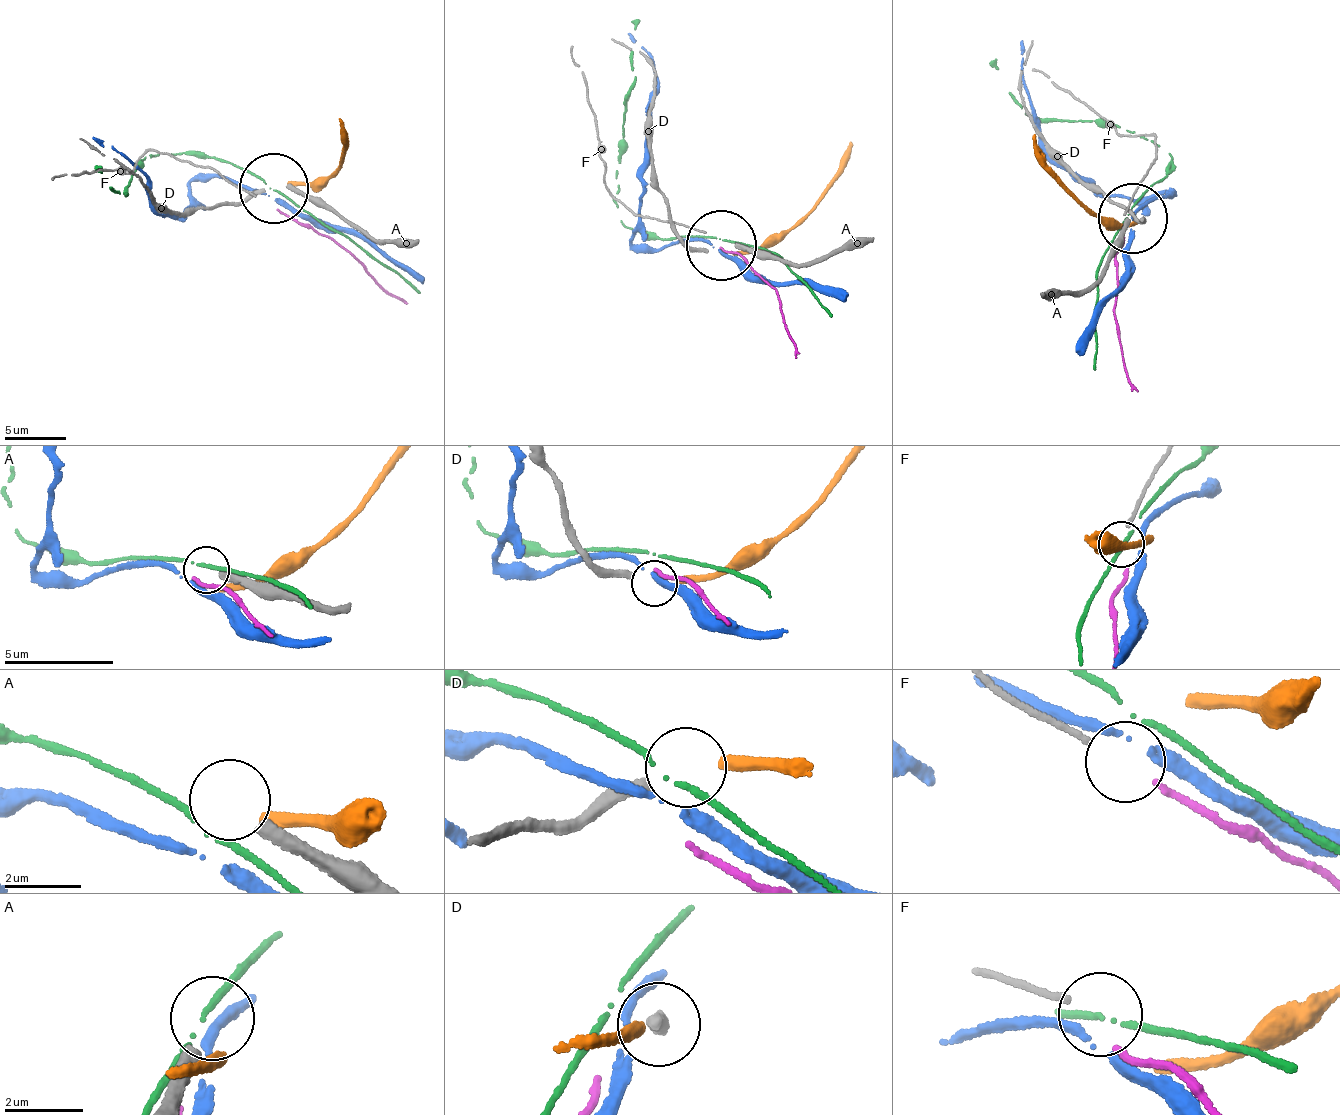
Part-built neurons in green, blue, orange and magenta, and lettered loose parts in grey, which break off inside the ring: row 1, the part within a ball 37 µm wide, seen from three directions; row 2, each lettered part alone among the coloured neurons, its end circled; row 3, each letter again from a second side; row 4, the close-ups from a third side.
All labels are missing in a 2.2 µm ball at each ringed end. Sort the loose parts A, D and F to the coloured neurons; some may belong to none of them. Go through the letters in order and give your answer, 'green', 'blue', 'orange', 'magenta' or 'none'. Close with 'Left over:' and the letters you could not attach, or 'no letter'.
A: none
D: orange
F: magenta
Left over: A

